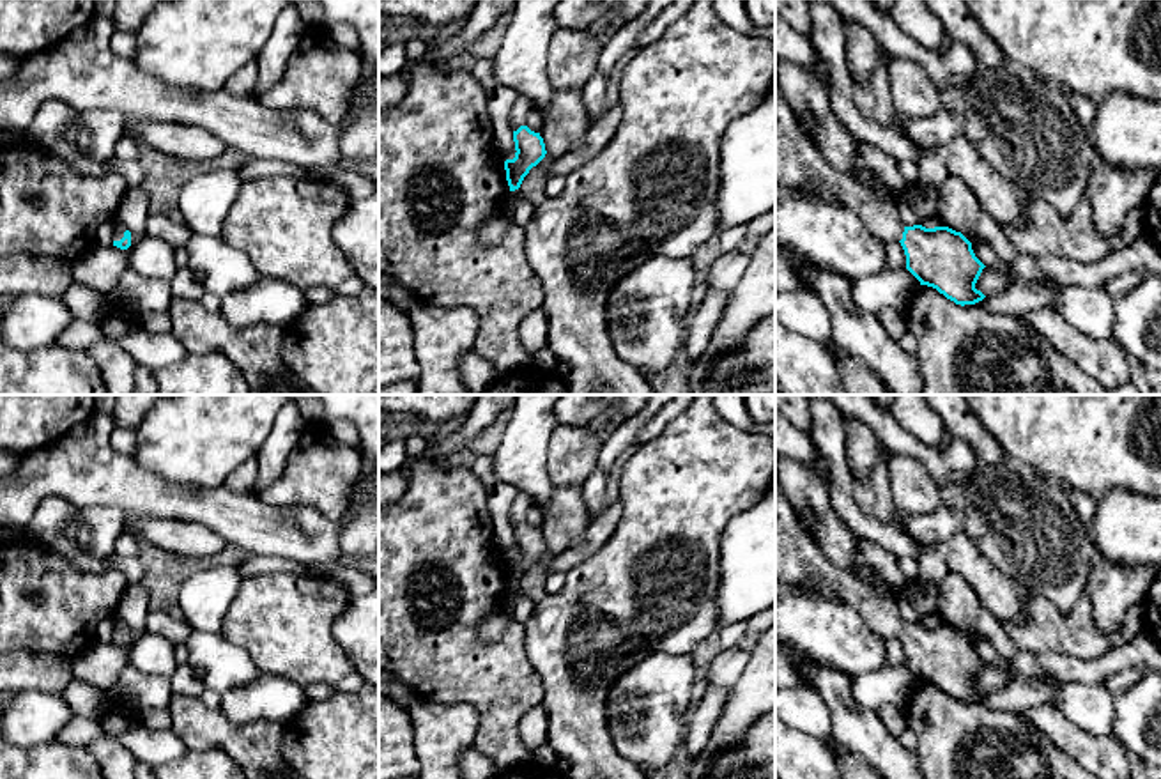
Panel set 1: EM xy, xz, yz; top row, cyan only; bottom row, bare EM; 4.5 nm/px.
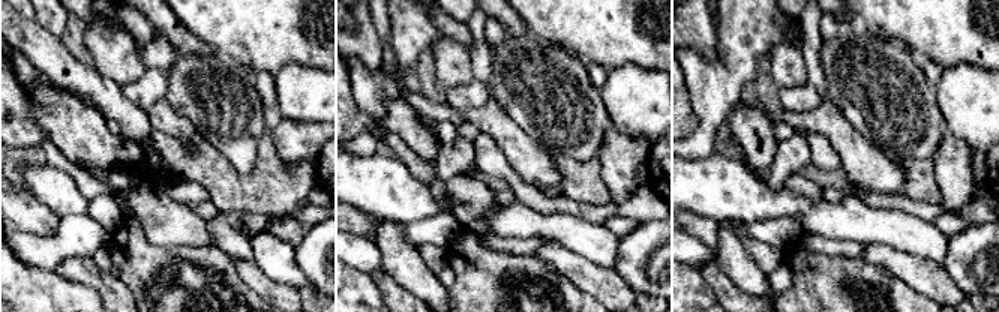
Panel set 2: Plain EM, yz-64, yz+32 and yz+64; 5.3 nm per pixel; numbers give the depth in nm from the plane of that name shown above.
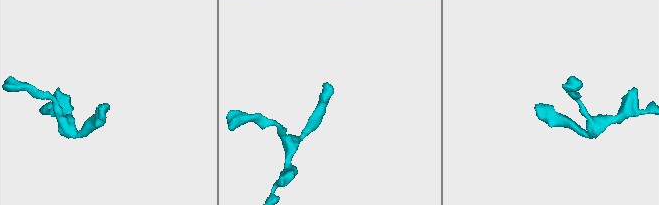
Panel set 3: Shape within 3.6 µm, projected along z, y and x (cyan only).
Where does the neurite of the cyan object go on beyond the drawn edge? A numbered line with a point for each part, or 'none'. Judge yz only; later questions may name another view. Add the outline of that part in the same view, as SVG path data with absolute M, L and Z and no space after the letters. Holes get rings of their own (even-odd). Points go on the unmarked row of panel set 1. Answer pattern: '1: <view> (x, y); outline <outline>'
1: yz (797, 558); outline M775 457L775 579L786 586L812 581L830 588L837 598L858 611L865 623L883 639L901 637L904 621L892 597L880 597L858 577L837 568L802 529L798 513L786 497Z

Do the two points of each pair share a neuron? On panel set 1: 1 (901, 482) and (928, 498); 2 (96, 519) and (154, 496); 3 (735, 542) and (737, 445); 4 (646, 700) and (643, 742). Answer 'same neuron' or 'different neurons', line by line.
1: same neuron
2: different neurons
3: different neurons
4: same neuron

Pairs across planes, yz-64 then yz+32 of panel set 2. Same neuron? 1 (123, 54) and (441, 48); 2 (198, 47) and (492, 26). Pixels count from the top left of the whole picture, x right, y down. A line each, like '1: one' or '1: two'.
1: one
2: two

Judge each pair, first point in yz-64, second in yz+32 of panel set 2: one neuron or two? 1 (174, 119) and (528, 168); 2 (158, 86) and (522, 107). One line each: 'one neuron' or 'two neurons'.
1: one neuron
2: two neurons

